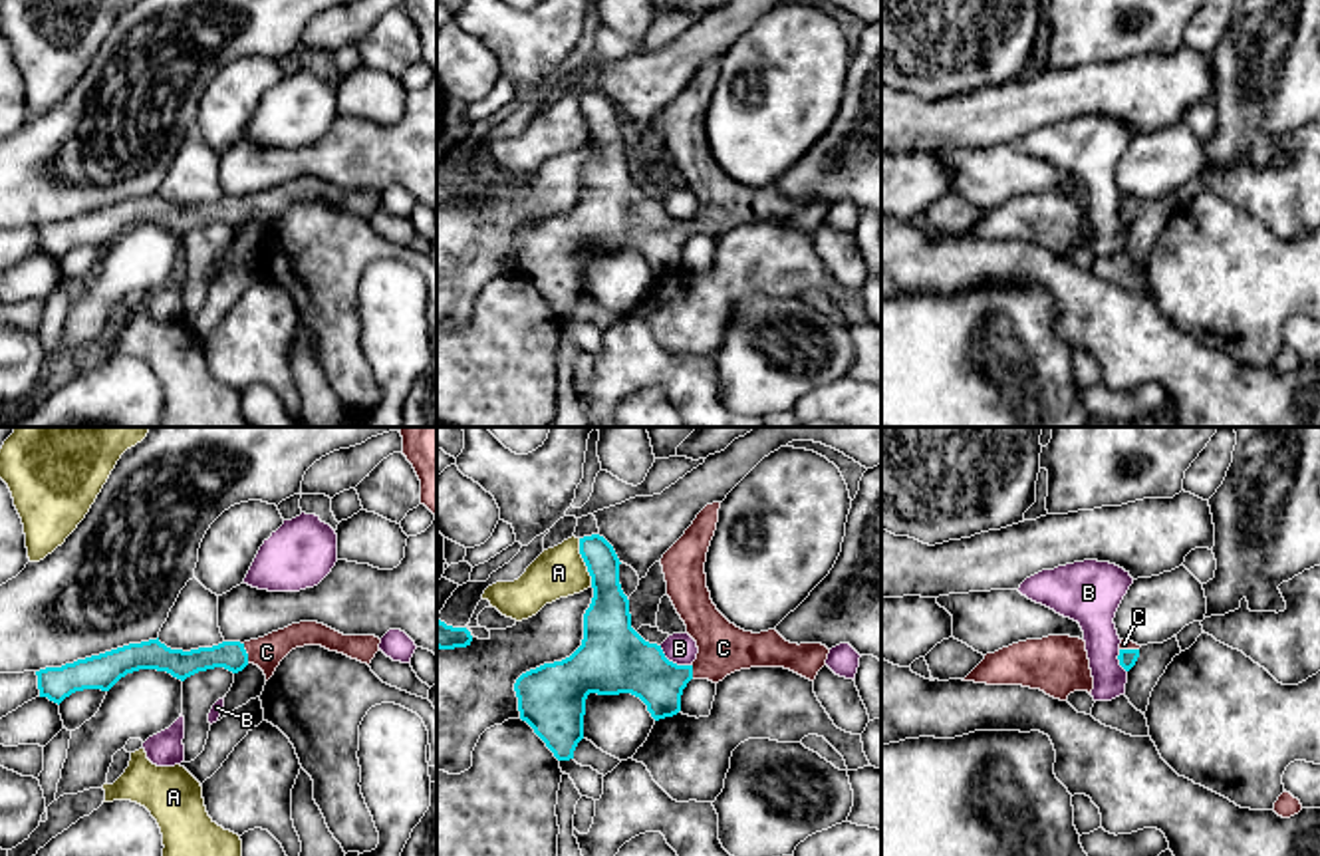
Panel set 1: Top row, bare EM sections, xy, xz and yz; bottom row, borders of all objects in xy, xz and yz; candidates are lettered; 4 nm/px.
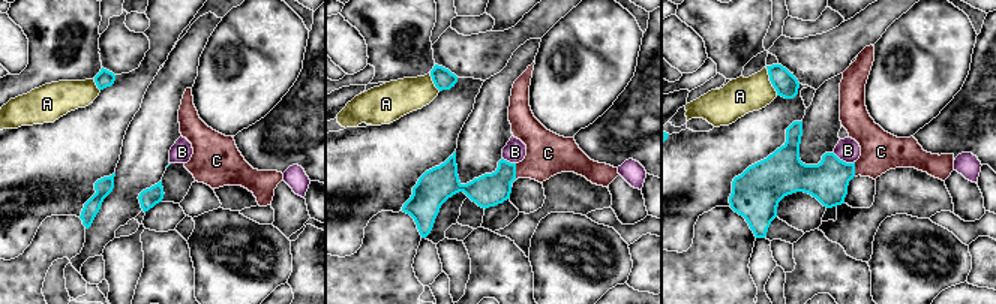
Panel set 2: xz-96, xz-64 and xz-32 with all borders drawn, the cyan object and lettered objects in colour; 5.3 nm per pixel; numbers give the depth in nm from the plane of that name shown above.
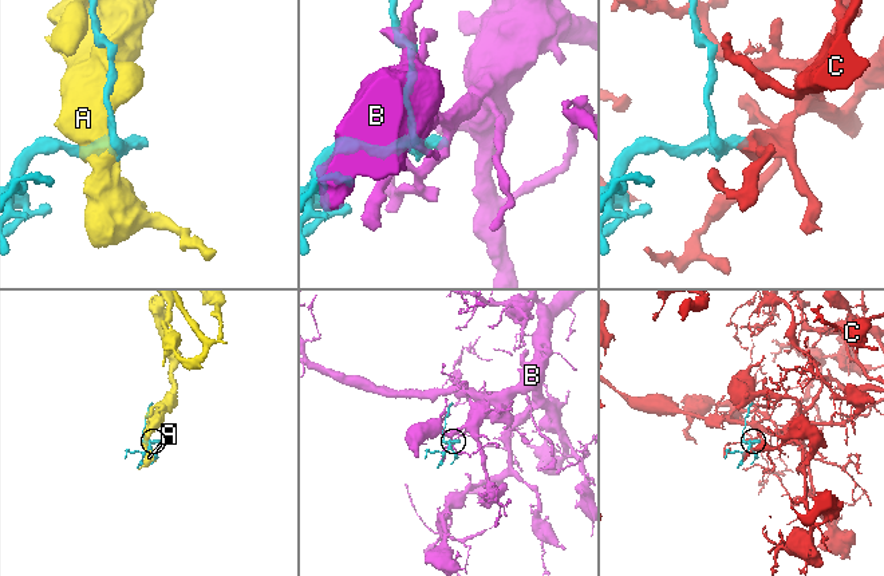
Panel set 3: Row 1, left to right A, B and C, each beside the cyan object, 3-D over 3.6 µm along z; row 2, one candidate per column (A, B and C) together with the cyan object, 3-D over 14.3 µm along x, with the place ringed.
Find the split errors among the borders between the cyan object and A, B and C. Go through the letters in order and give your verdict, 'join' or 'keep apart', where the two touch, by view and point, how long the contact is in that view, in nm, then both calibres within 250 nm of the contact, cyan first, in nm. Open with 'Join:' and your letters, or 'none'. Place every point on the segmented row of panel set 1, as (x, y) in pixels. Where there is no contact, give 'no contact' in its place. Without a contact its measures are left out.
Join: C
A: keep apart; contact xz (584, 561); length 200 nm; calibres 180 and 200 nm
B: keep apart; contact xz (671, 662); length 160 nm; calibres 280 and 130 nm
C: join; contact xy (247, 654); length 80 nm; calibres 120 and 130 nm

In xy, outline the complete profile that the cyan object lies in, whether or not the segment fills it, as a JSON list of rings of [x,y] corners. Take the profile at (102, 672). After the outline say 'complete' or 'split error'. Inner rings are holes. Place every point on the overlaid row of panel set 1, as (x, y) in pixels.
[[[300,622],[244,643],[222,642],[191,651],[171,649],[157,638],[77,659],[62,667],[46,667],[36,671],[36,675],[40,697],[48,697],[60,705],[75,691],[109,691],[121,677],[139,669],[167,671],[185,681],[198,671],[224,667],[238,673],[248,663],[254,663],[264,671],[268,681],[280,661],[296,647],[322,645],[369,665],[379,651],[379,643],[381,640],[375,636],[343,636],[318,622]]]; split error

